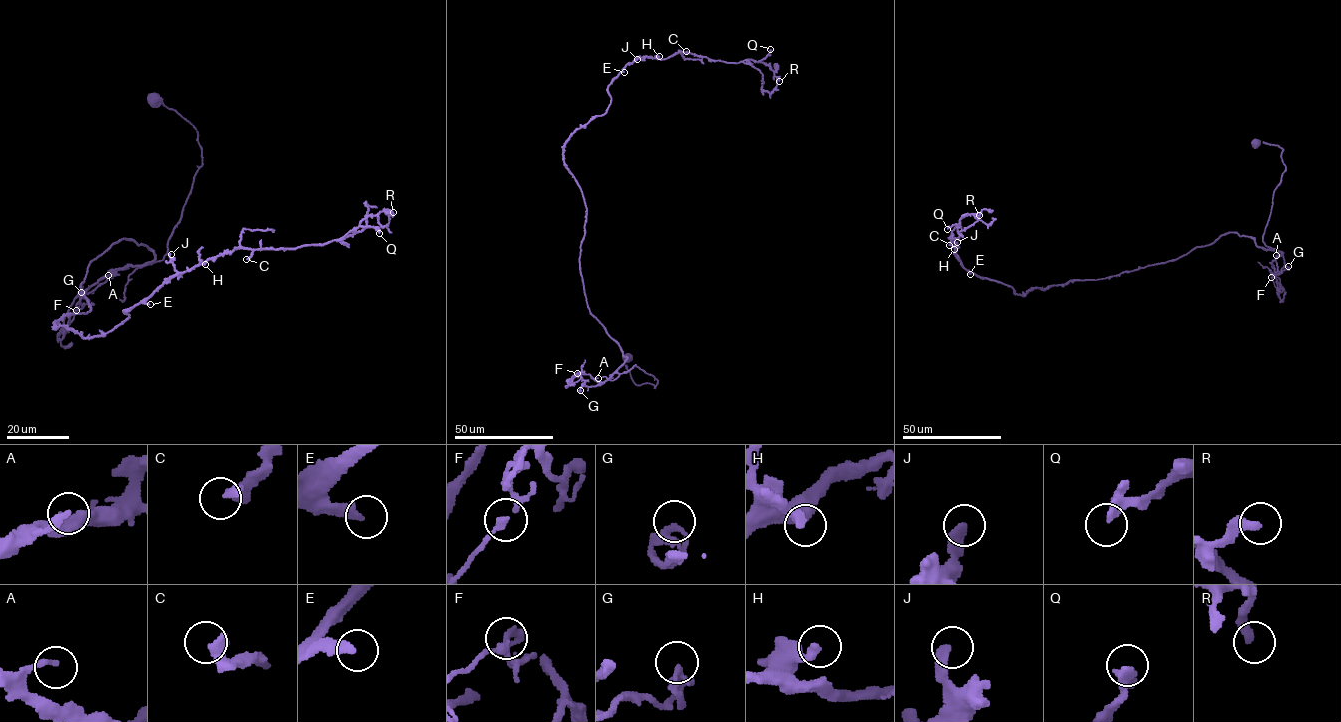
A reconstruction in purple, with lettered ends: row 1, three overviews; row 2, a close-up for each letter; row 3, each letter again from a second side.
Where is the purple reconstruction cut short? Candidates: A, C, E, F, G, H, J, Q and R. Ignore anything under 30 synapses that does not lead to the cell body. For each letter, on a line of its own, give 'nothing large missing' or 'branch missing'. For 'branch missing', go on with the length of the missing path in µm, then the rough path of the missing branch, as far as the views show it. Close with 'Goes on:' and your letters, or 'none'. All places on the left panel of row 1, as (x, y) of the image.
A: nothing large missing
C: nothing large missing
E: nothing large missing
F: nothing large missing
G: nothing large missing
H: nothing large missing
J: nothing large missing
Q: branch missing | 15 µm | (379, 233), (385, 237), (370, 232)
R: nothing large missing
Goes on: Q

